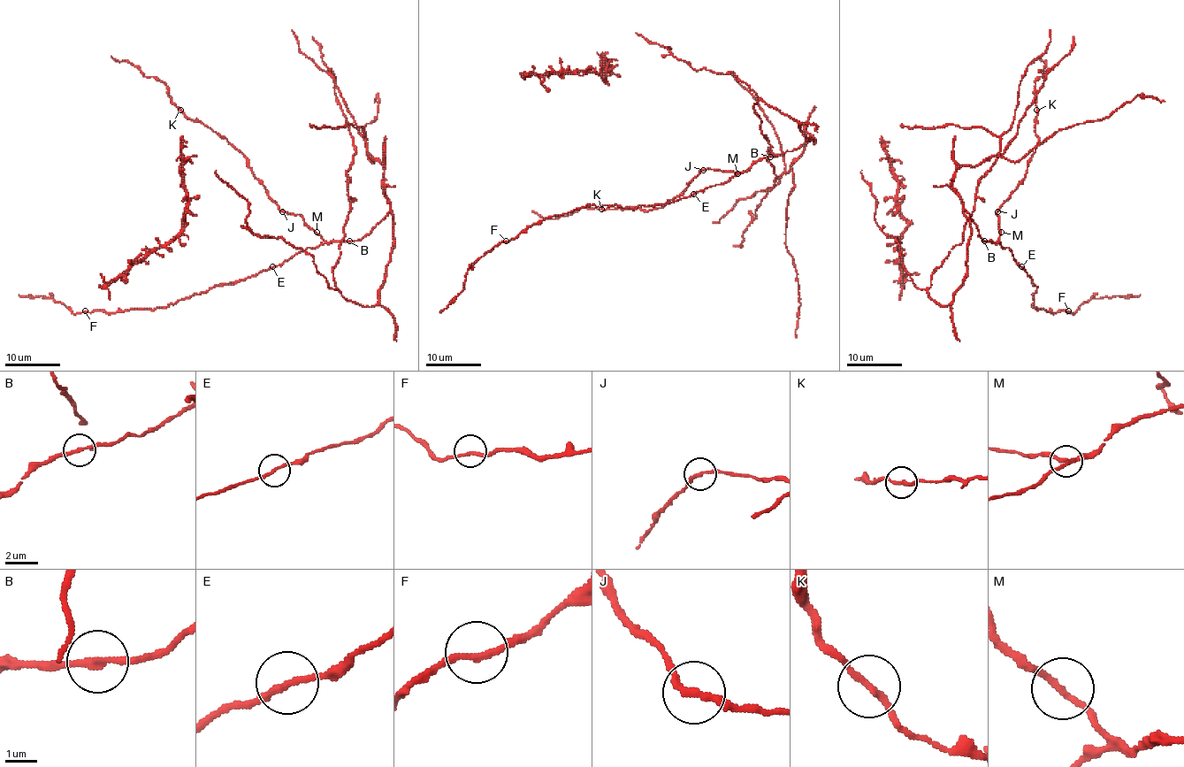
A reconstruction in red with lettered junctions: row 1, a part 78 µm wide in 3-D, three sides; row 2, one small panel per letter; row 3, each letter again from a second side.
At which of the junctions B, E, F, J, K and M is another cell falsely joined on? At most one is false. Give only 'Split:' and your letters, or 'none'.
Split: none

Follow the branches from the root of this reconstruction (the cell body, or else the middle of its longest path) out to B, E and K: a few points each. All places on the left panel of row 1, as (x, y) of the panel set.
B: (386, 268), (393, 241), (393, 216), (389, 211), (369, 233), (361, 239), (349, 241)
E: (386, 268), (393, 241), (393, 216), (389, 211), (361, 239), (332, 241), (317, 248), (307, 248), (272, 266)
K: (386, 268), (389, 211), (361, 239), (326, 241), (299, 214), (279, 209), (225, 139), (180, 110)

